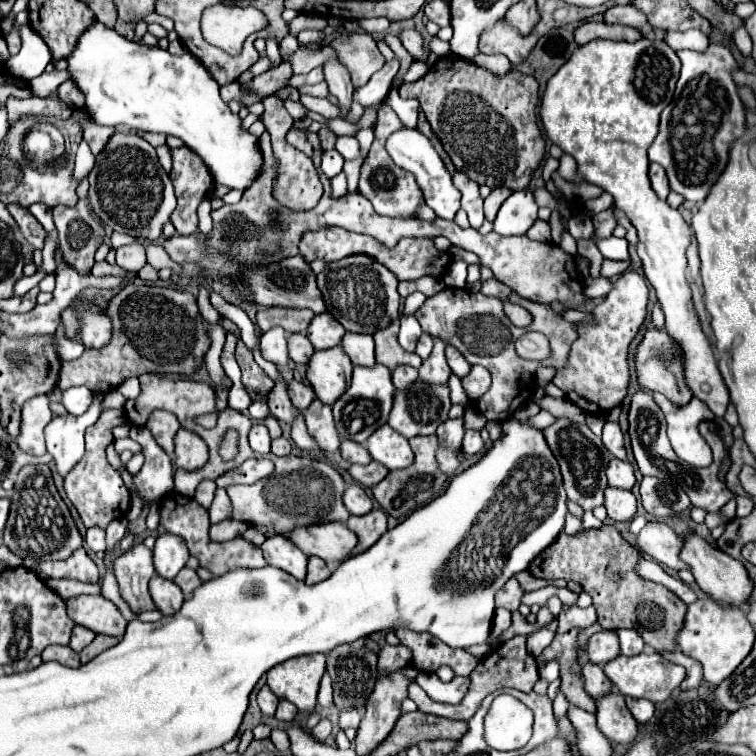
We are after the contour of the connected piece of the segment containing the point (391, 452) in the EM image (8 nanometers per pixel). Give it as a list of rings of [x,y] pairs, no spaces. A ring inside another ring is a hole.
[[[389,425],[379,427],[369,439],[367,439],[367,451],[375,461],[391,469],[405,469],[413,463],[413,451],[407,443],[407,439],[393,431]]]

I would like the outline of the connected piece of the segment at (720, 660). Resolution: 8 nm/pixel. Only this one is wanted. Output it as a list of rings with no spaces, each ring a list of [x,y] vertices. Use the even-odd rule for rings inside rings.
[[[707,597],[697,599],[693,605],[689,605],[685,627],[677,637],[679,649],[685,655],[701,661],[705,671],[705,681],[709,681],[711,685],[719,685],[741,665],[741,661],[749,655],[753,641],[755,641],[755,629],[739,607],[725,607],[713,603]]]

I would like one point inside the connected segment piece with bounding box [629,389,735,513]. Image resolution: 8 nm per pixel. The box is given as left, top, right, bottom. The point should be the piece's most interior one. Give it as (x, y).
(647, 427)

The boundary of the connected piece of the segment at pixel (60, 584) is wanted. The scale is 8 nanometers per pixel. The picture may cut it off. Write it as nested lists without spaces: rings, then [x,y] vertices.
[[[47,579],[45,581],[49,585],[49,589],[57,591],[57,595],[61,595],[63,599],[73,599],[79,595],[97,595],[99,593],[99,585],[87,585],[87,583],[79,583],[79,581],[69,581],[69,579]]]

